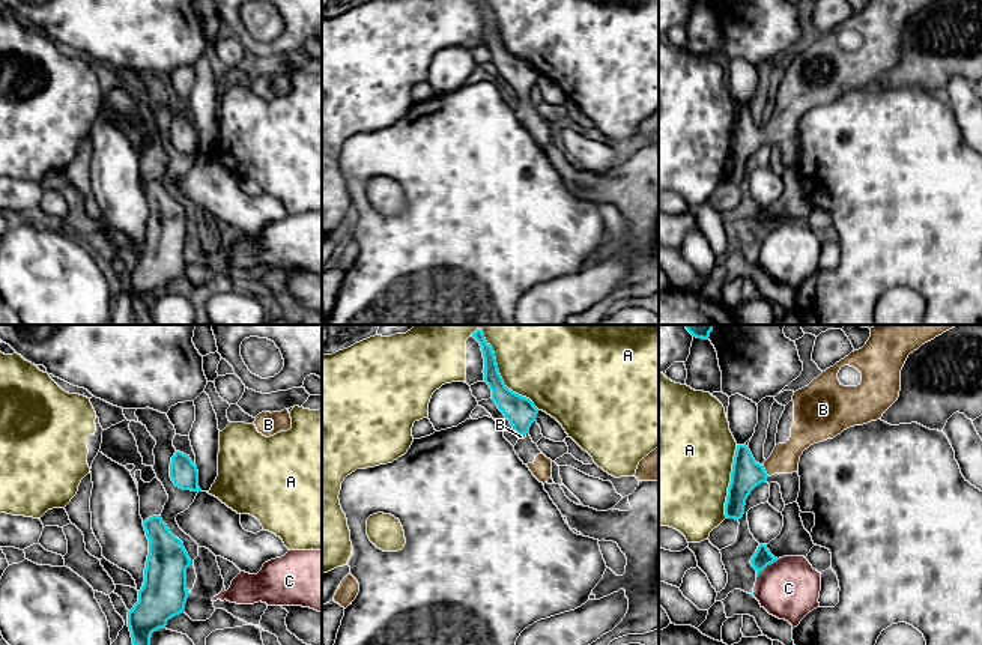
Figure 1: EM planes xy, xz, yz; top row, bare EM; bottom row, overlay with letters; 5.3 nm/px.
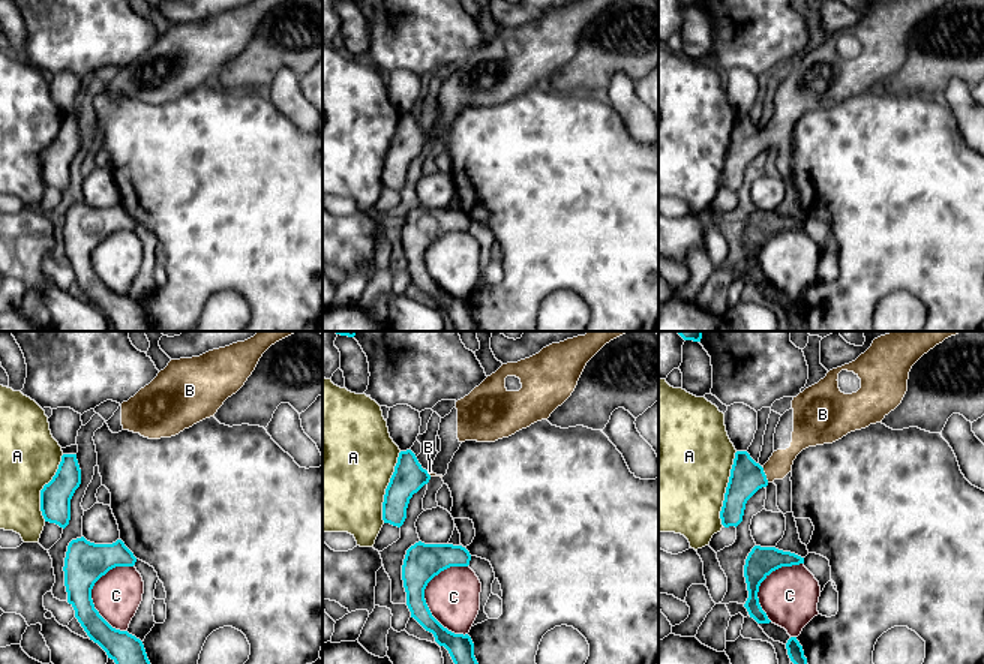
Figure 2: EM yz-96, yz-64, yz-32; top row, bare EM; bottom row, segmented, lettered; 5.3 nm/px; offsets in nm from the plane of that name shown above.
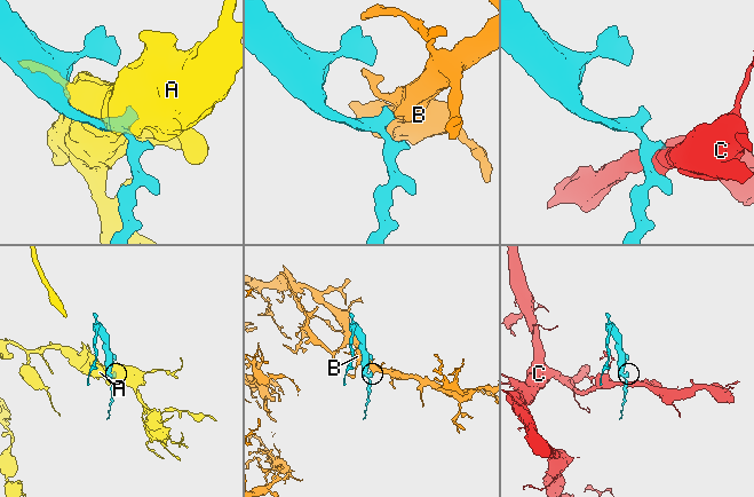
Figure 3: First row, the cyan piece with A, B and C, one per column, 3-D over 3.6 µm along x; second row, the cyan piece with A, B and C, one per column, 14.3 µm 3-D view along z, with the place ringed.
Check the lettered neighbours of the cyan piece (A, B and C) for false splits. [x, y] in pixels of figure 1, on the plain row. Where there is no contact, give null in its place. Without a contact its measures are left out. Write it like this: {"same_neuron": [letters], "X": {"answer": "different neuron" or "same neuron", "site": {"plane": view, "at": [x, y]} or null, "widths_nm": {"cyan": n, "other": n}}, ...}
{"same_neuron": ["B"], "A": {"answer": "different neuron", "site": {"plane": "xz", "at": [501, 41]}, "widths_nm": {"cyan": 160, "other": 360}}, "B": {"answer": "same neuron", "site": {"plane": "yz", "at": [764, 134]}, "widths_nm": {"cyan": 160, "other": 150}}, "C": {"answer": "different neuron", "site": {"plane": "yz", "at": [767, 227]}, "widths_nm": {"cyan": 90, "other": 320}}}

